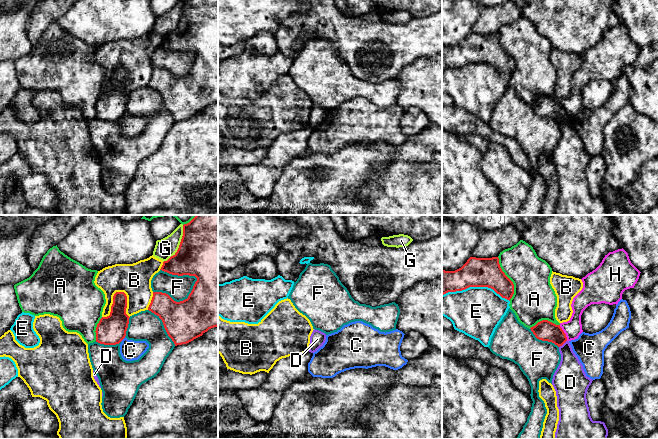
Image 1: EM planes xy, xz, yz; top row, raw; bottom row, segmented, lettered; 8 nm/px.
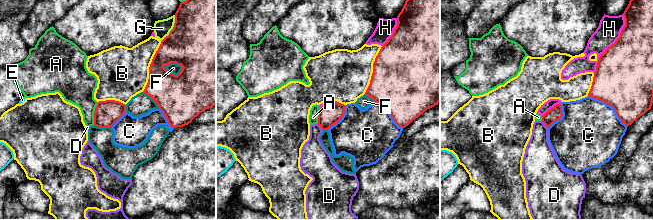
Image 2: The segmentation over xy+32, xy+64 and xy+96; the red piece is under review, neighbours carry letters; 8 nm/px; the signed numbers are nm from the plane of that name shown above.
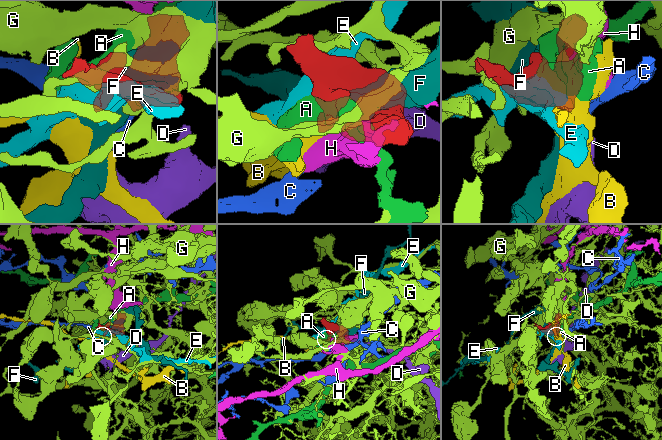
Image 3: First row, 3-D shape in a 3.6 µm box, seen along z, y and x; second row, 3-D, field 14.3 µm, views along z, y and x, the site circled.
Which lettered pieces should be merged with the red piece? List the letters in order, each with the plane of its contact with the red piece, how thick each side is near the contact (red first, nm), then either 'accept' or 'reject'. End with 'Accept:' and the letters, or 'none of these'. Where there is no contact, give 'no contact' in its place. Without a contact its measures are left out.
A: contact in yz; calibres 240 and 340 nm; reject
B: contact in xy; calibres 240 and 260 nm; reject
C: contact in xy; calibres 240 and 170 nm; reject
D: contact in yz; calibres 160 and 220 nm; reject
E: contact in yz; calibres 240 and 400 nm; reject
F: contact in xy; calibres 380 and 190 nm; reject
G: contact in xy; calibres 460 and 160 nm; reject
H: contact in yz; calibres 160 and 140 nm; reject
Accept: none of these

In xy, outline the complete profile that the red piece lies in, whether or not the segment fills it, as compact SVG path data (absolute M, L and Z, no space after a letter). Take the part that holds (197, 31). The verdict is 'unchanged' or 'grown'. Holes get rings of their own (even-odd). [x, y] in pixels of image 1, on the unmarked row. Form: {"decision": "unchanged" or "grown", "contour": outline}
{"decision": "unchanged", "contour": "M184 0L177 28L163 38L160 46L172 51L197 54L187 75L176 78L166 69L153 68L148 83L162 96L175 122L187 120L218 102L218 0Z"}

